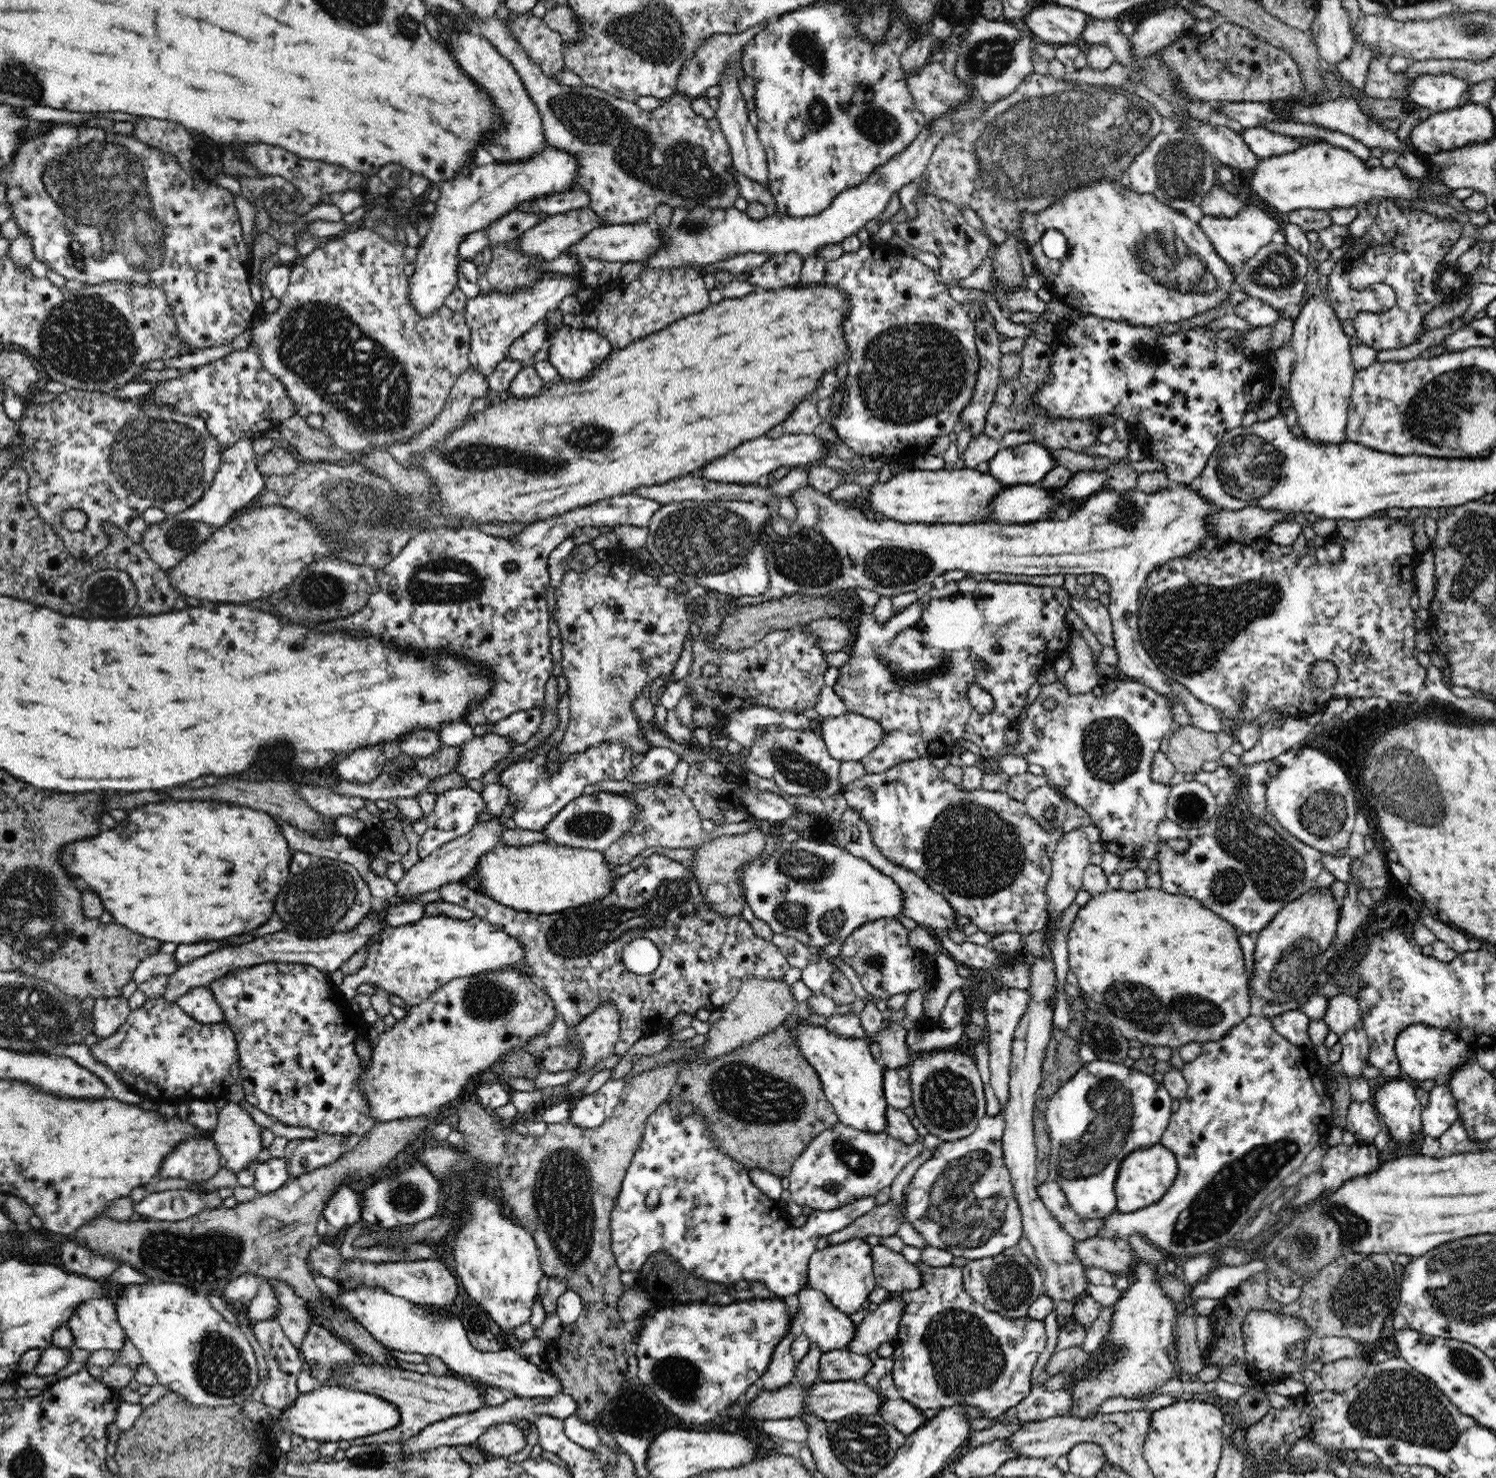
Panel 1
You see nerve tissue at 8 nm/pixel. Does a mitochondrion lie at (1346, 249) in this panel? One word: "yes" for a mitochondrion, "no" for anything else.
no

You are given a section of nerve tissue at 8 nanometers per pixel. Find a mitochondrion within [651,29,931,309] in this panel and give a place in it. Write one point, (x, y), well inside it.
(880, 126)

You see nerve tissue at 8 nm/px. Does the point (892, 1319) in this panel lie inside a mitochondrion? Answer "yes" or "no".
no

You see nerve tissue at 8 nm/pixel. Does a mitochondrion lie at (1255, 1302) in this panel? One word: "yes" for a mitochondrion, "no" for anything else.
no

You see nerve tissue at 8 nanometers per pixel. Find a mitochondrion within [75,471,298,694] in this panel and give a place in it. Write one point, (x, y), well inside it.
(109, 598)

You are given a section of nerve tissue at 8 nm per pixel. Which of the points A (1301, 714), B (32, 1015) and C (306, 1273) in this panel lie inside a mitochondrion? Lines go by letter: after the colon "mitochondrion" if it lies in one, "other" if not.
A: other
B: mitochondrion
C: other

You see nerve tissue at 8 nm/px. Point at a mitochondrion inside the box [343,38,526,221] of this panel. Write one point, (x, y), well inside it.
(503, 150)

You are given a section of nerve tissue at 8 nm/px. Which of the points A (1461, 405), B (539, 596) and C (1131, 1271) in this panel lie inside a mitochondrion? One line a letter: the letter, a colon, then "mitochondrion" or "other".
A: mitochondrion
B: other
C: other

